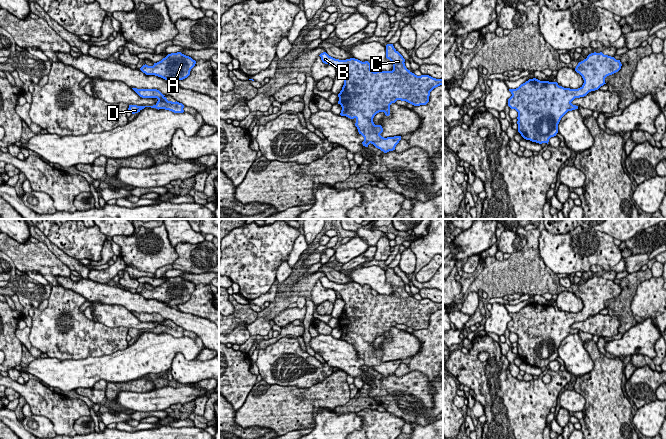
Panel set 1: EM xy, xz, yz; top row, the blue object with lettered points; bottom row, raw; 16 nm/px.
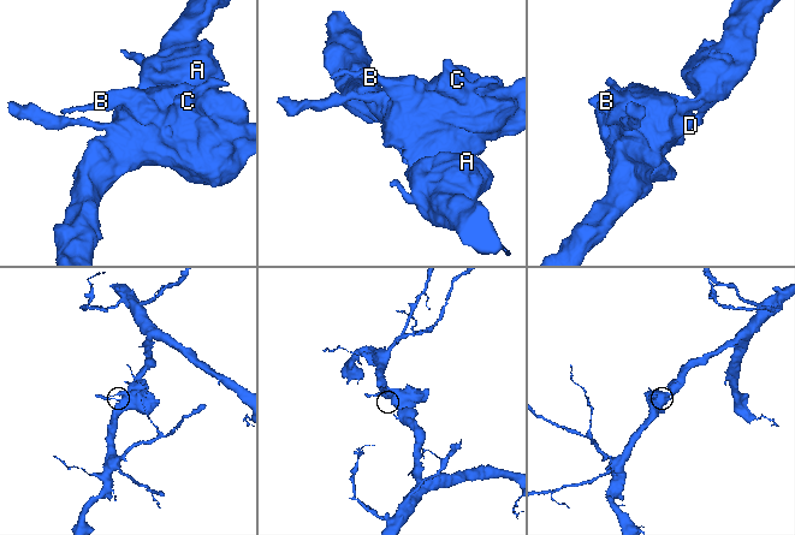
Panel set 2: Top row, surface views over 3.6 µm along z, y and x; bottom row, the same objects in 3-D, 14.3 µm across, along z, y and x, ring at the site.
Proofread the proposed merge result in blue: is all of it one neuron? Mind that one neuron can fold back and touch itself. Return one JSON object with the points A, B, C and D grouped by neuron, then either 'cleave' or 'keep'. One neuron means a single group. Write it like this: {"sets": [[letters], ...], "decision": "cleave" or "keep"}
{"sets": [["A", "B", "C", "D"]], "decision": "keep"}

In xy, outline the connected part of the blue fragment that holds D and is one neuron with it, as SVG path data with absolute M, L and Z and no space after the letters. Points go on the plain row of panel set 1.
M132 312L140 321L142 322L157 322L158 325L153 330L137 330L137 329L129 329L128 334L132 337L138 337L145 331L151 331L156 333L165 333L172 335L174 337L183 337L184 329L179 326L172 326L168 325L165 319L163 319L159 314L157 313L137 313Z

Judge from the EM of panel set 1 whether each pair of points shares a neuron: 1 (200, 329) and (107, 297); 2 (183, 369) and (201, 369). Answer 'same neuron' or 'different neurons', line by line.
1: same neuron
2: same neuron

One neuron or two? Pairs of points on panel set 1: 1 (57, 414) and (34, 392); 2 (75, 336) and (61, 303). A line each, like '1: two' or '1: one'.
1: one
2: one

